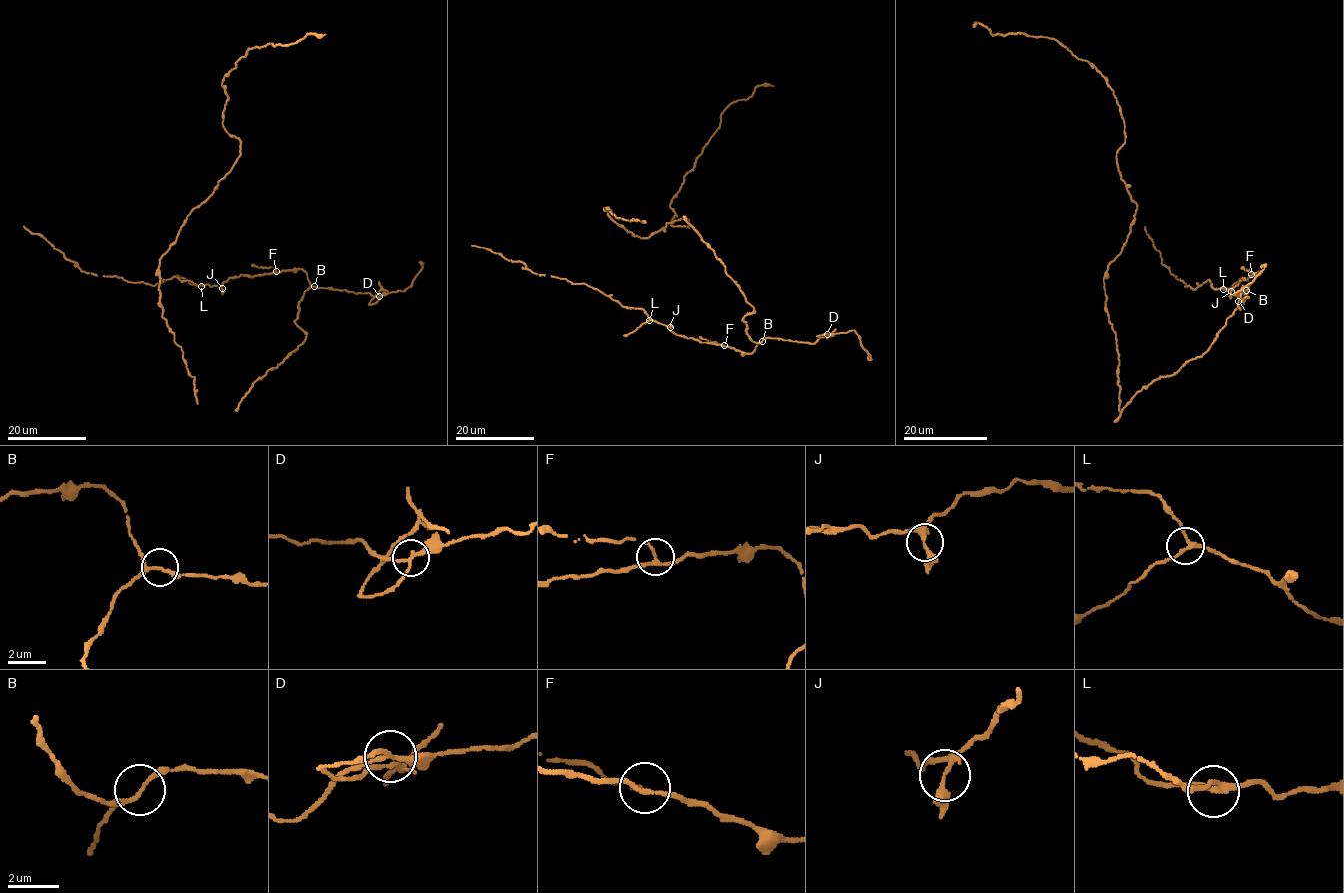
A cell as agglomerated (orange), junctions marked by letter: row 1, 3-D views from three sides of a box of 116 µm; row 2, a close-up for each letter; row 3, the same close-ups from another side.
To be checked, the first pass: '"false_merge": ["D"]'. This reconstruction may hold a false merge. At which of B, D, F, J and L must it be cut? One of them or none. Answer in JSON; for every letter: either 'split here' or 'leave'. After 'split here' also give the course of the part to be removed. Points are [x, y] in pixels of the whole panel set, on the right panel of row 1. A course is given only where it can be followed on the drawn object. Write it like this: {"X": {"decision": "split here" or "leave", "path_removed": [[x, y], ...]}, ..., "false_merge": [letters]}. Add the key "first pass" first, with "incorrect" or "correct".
{"first pass": "correct", "B": {"decision": "leave"}, "D": {"decision": "split here", "path_removed": [[1238, 301], [1240, 308], [1240, 293], [1233, 296]]}, "F": {"decision": "leave"}, "J": {"decision": "leave"}, "L": {"decision": "leave"}, "false_merge": ["D"]}

